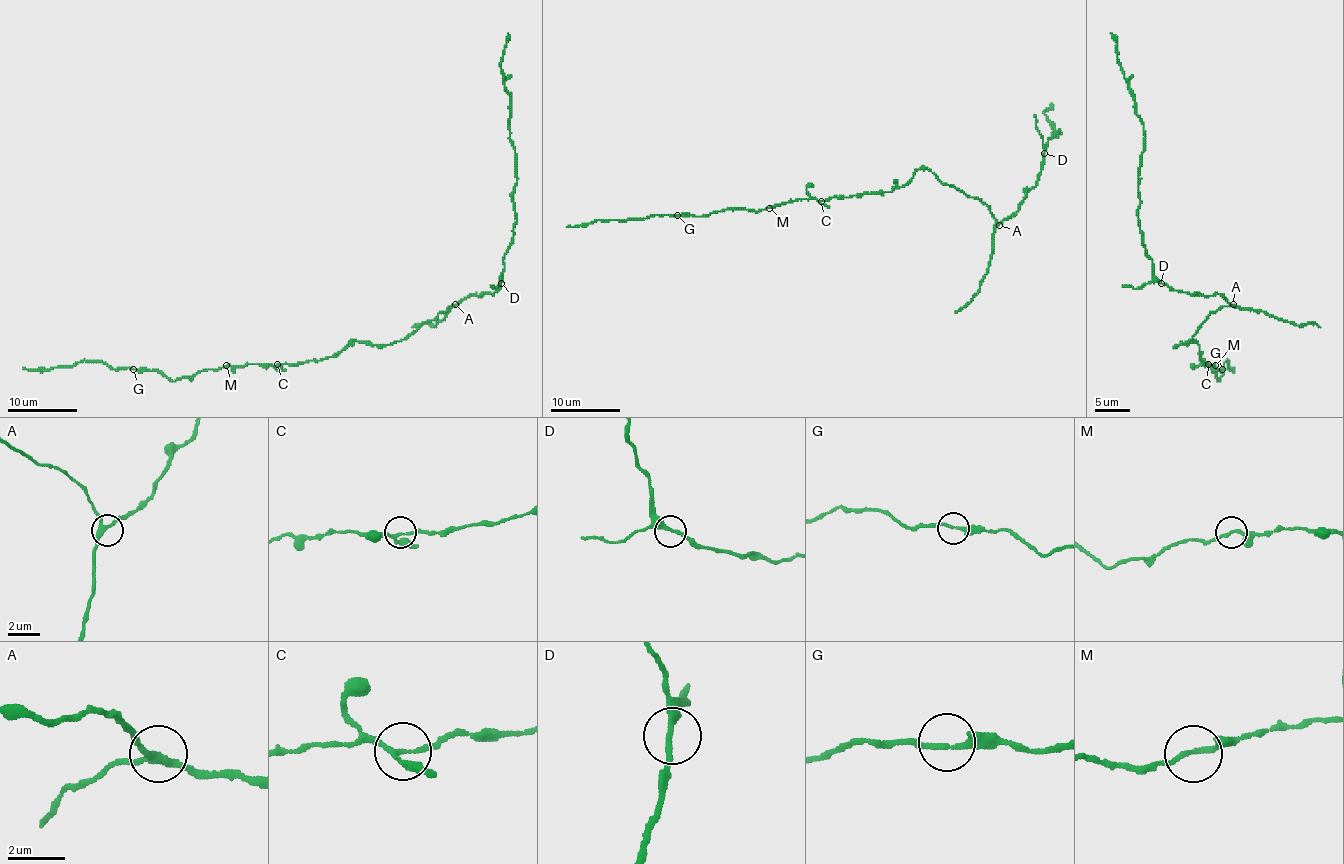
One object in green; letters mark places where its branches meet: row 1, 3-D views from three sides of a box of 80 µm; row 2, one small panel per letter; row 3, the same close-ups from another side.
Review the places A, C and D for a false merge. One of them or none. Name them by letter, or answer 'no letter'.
no letter

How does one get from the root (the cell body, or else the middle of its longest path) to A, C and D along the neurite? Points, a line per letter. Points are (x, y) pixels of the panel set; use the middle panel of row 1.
A: (957, 190), (985, 204), (999, 225)
C: (957, 190), (944, 185), (930, 171), (918, 169), (904, 185), (890, 192), (820, 200)
D: (957, 190), (976, 197), (1000, 223), (1018, 209), (1025, 193), (1036, 185), (1044, 153)

